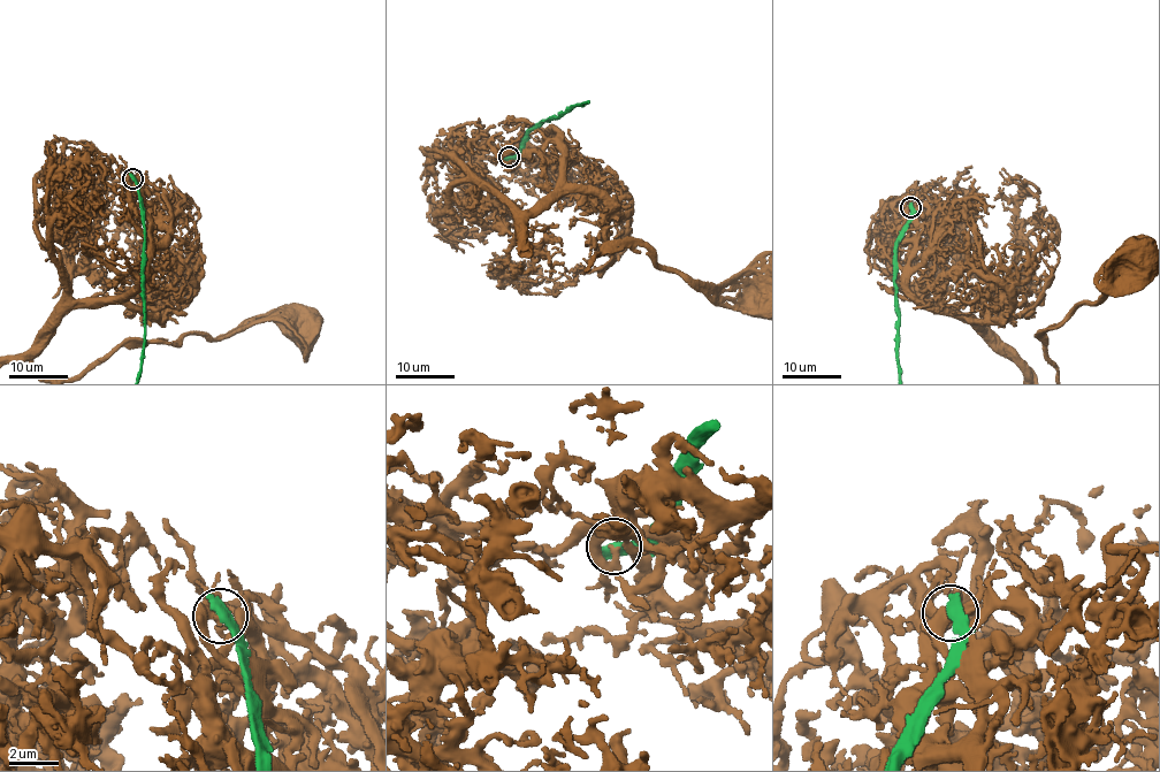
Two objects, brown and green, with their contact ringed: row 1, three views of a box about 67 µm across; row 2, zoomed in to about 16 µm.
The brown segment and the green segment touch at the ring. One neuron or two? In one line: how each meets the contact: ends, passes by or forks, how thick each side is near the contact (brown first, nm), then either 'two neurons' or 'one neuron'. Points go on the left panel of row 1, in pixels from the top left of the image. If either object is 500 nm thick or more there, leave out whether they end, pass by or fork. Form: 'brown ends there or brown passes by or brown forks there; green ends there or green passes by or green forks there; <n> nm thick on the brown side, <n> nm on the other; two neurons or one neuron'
280 nm thick on the brown side, 500 nm on the other; two neurons

